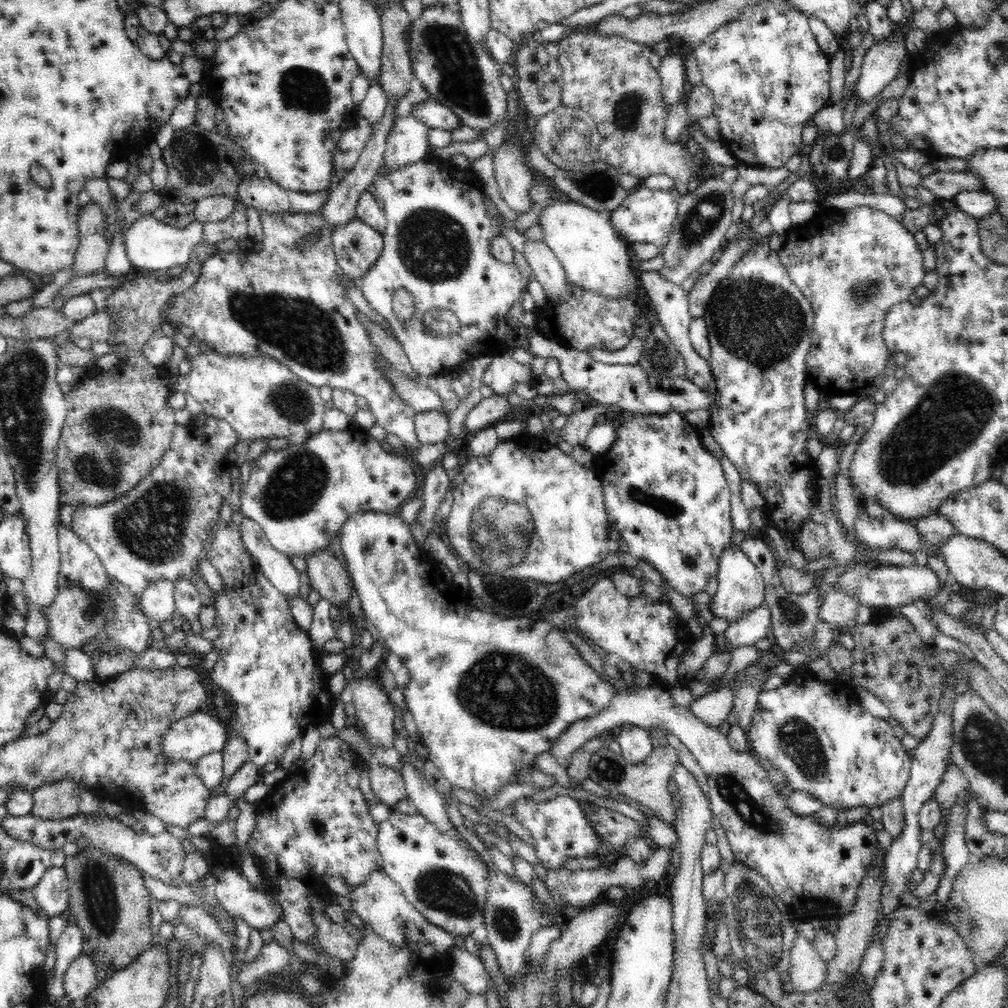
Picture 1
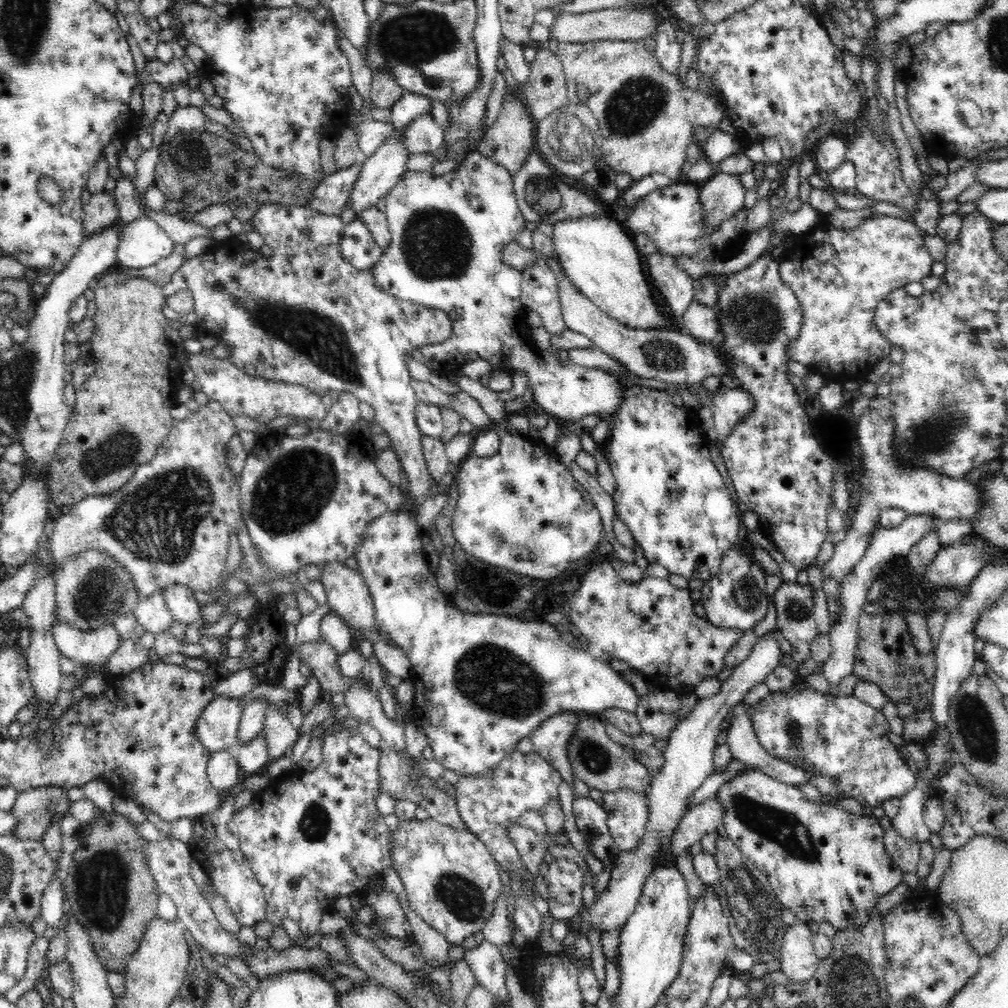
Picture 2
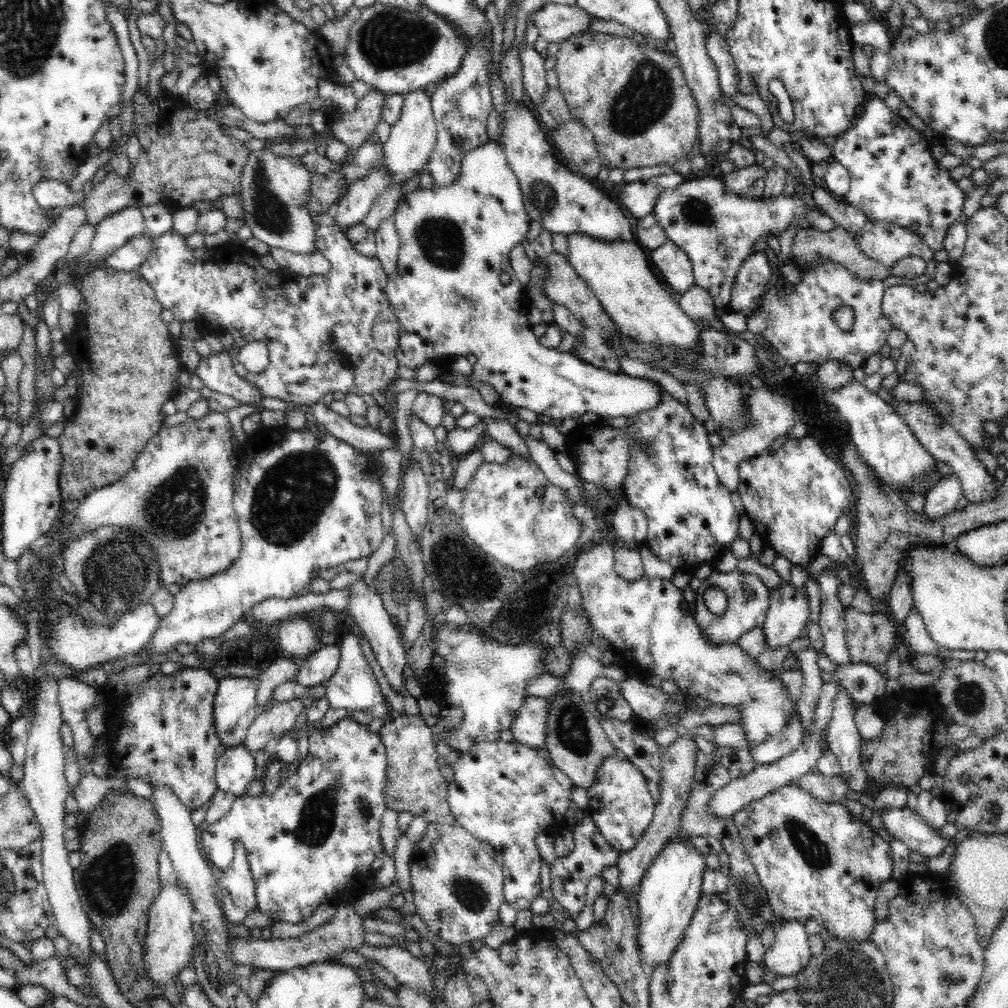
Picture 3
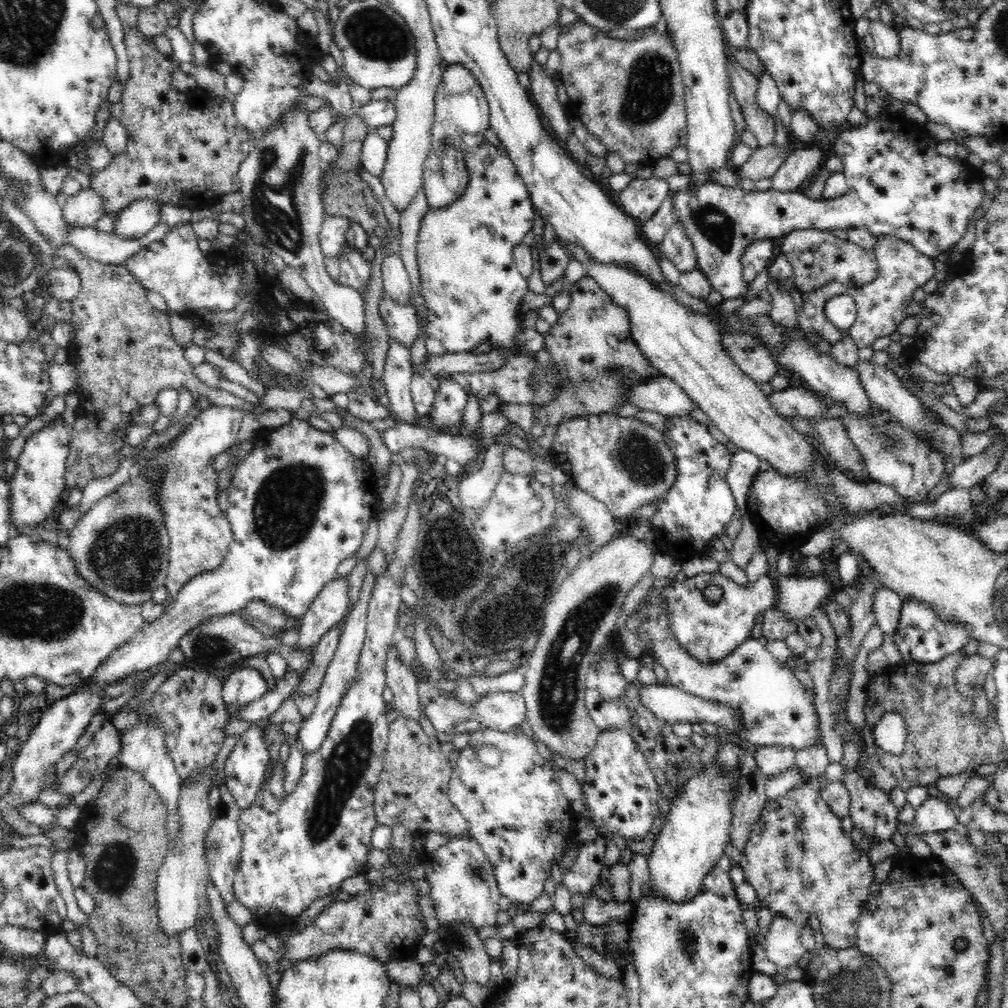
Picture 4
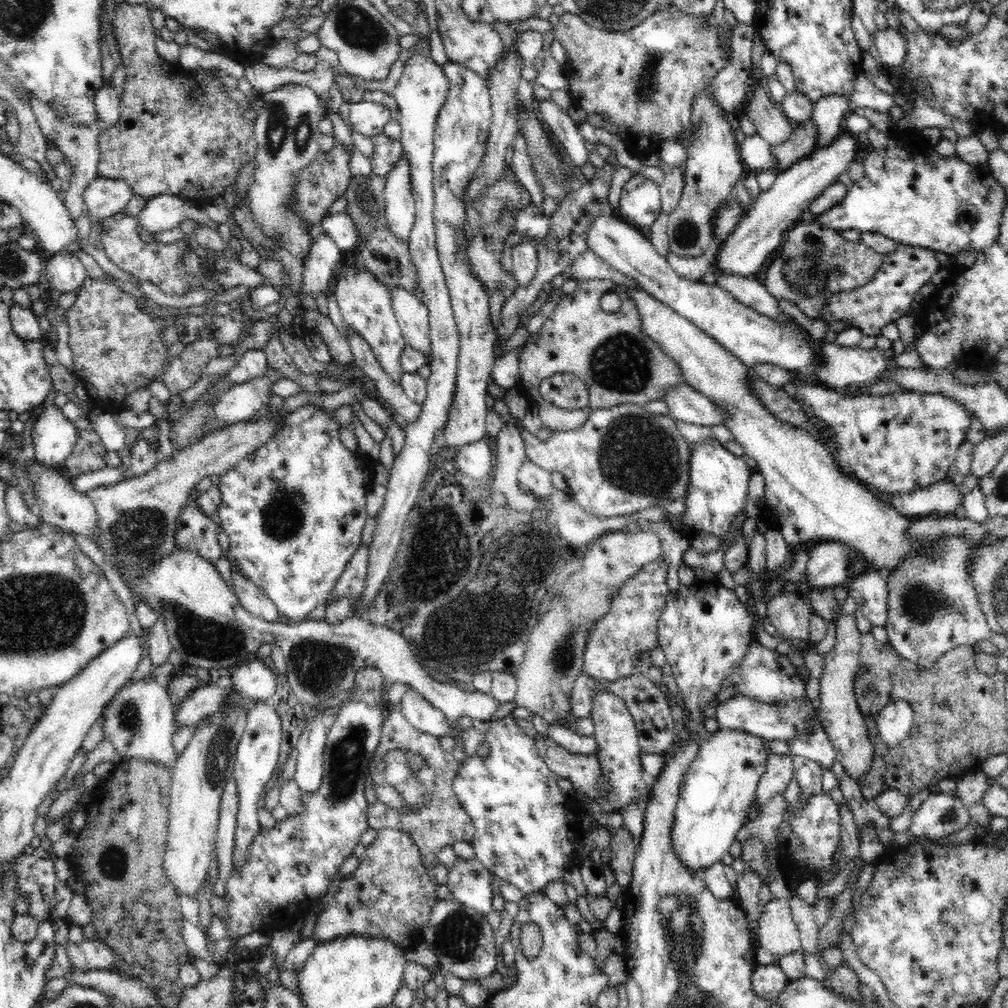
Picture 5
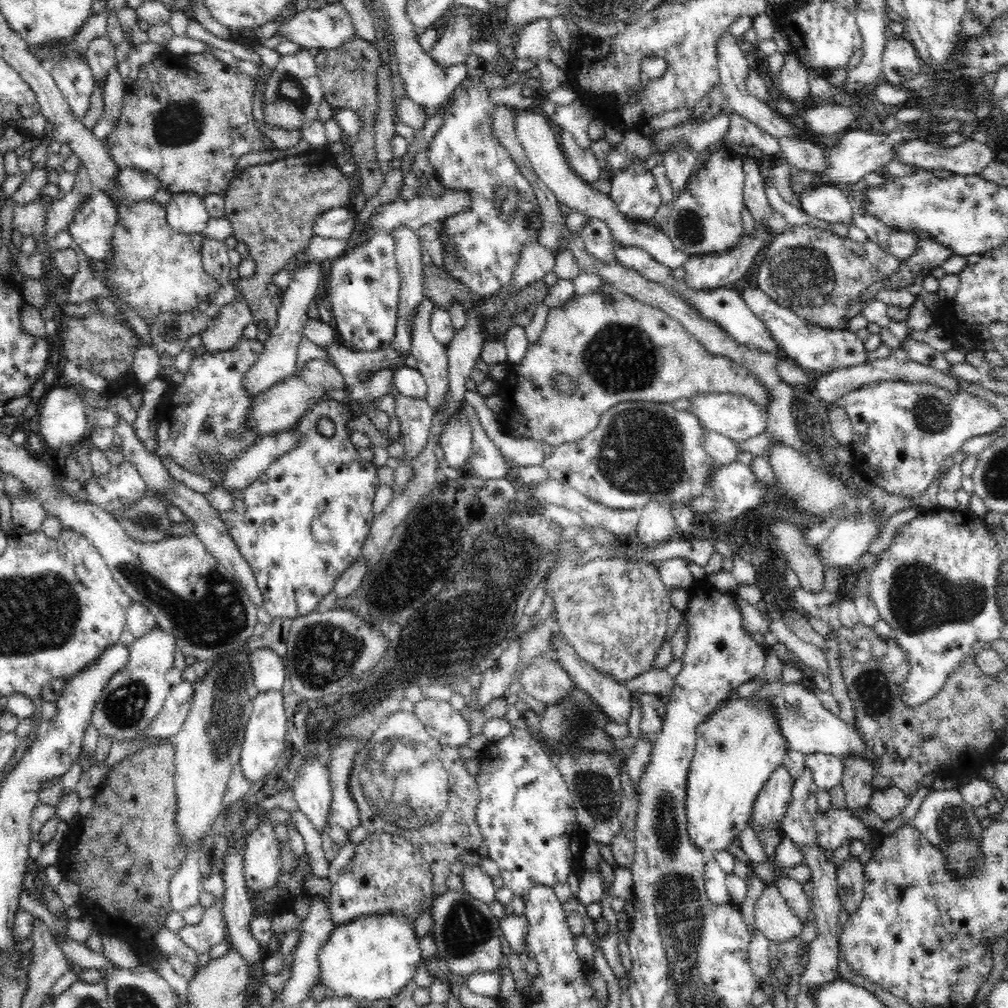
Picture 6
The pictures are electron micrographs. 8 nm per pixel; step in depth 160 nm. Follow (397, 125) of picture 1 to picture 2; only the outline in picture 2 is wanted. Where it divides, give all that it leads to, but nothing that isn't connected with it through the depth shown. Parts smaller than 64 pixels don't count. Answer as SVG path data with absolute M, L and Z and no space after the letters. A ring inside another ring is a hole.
M395 129L394 134L390 138L386 138L386 142L382 146L378 146L378 150L365 158L365 163L361 168L359 177L351 188L349 200L352 203L352 210L357 218L362 214L362 210L376 206L380 198L385 198L386 194L396 186L396 183L402 178L402 175L407 171L406 162L410 154L403 145L401 139L402 129Z

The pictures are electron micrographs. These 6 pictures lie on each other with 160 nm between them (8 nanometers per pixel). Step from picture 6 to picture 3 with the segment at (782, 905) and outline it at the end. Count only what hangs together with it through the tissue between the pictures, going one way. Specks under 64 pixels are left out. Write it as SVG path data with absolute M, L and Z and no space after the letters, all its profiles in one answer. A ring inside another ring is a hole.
M783 921L775 930L772 946L763 955L768 972L778 976L796 976L813 955L809 947L809 935L805 924Z

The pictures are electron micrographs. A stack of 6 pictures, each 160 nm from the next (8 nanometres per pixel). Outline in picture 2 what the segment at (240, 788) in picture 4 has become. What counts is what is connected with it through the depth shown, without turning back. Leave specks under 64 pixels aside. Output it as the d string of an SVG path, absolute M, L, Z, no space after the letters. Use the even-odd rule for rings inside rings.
M229 749L211 753L206 764L208 780L221 794L233 792L240 786L240 767Z

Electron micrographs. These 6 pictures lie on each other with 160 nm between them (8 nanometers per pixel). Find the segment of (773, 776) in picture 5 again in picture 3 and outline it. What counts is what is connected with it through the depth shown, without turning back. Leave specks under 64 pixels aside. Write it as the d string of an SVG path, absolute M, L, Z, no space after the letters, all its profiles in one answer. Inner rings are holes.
M797 708L790 712L790 718L786 720L786 726L766 736L762 742L754 742L750 745L750 752L757 766L772 764L784 756L794 752L803 738L803 728Z

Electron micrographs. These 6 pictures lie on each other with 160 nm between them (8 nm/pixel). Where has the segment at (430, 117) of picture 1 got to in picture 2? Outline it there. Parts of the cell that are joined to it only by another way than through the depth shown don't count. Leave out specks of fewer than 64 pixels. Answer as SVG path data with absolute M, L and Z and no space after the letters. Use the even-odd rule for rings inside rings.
M404 91L396 104L389 109L390 115L392 115L392 126L395 129L402 129L410 124L411 120L422 116L422 114L431 114L432 116L431 104L429 97Z

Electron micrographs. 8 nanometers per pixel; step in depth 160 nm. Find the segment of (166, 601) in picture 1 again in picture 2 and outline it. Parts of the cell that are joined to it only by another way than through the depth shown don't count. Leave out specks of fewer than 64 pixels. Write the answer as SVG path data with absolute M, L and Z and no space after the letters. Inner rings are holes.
M162 591L146 596L132 611L135 615L134 622L153 635L164 632L175 621Z

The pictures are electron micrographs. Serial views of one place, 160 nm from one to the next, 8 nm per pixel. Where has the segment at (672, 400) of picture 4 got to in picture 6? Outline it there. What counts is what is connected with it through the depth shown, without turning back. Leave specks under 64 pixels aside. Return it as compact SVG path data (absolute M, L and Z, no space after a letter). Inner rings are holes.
M730 392L719 394L700 394L690 397L691 405L688 411L698 417L698 422L702 423L705 430L717 432L730 438L734 443L746 441L762 434L767 430L768 413L764 407L754 403L741 394L731 394Z

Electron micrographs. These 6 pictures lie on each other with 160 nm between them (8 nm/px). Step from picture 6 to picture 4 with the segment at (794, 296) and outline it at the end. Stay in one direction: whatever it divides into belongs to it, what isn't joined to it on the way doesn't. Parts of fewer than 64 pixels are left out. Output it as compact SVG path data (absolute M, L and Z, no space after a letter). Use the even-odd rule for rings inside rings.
M795 230L780 239L779 243L782 254L792 265L794 284L800 293L814 292L830 280L836 280L848 287L860 288L870 284L878 274L879 266L874 251L865 250L848 239L840 239L832 231Z

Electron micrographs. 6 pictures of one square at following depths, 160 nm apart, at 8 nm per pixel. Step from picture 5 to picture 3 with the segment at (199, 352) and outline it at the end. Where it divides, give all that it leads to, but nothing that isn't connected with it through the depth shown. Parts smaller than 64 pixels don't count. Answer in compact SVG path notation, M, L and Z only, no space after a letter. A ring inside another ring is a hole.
M94 265L90 267L82 276L80 276L81 295L86 302L86 312L79 315L77 328L74 334L68 340L68 355L73 358L76 369L80 371L80 380L82 380L82 390L76 396L76 410L70 420L68 420L62 434L58 436L61 445L63 457L62 470L60 470L60 495L62 500L79 500L81 501L86 494L90 494L93 490L102 488L103 486L118 482L130 469L133 468L134 462L138 460L140 452L146 448L146 444L152 440L151 438L158 434L162 428L162 420L164 418L162 406L167 400L171 400L178 390L178 378L183 370L180 360L175 350L175 338L168 331L168 324L163 322L161 313L163 311L160 301L156 298L154 289L142 278L139 270L131 270L130 272L114 270L113 268Z

